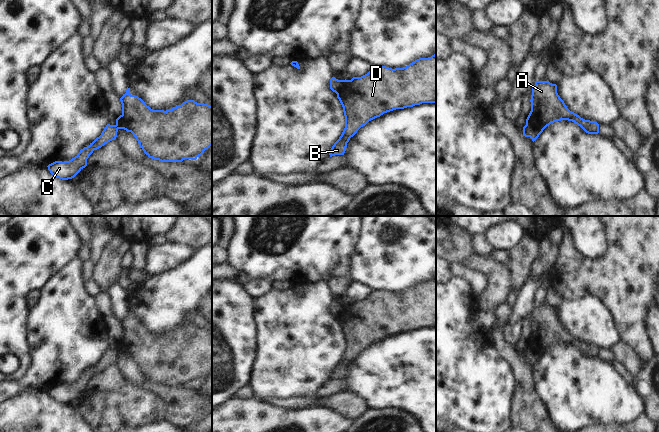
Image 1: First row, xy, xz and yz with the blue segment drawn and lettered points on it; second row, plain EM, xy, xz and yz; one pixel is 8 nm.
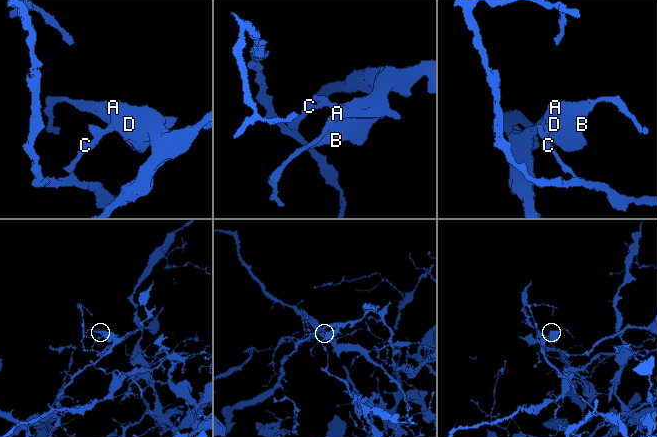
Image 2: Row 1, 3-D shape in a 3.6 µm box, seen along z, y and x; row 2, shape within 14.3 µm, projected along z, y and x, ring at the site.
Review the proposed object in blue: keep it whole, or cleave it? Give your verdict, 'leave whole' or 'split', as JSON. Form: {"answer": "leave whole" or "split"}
{"answer": "split"}

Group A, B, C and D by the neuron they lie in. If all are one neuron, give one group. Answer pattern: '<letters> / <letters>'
A B D / C

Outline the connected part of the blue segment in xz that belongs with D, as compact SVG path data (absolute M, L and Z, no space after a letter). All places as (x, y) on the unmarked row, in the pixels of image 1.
M436 278L428 282L419 282L403 292L372 290L370 295L361 301L341 304L336 318L343 331L345 352L332 370L330 381L344 379L350 362L369 345L384 337L422 327L436 327Z

